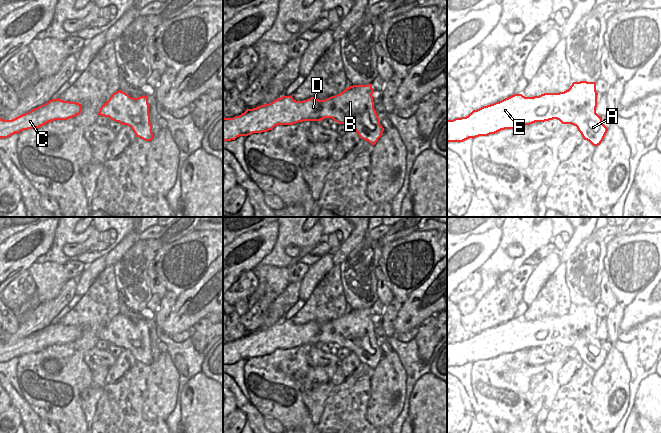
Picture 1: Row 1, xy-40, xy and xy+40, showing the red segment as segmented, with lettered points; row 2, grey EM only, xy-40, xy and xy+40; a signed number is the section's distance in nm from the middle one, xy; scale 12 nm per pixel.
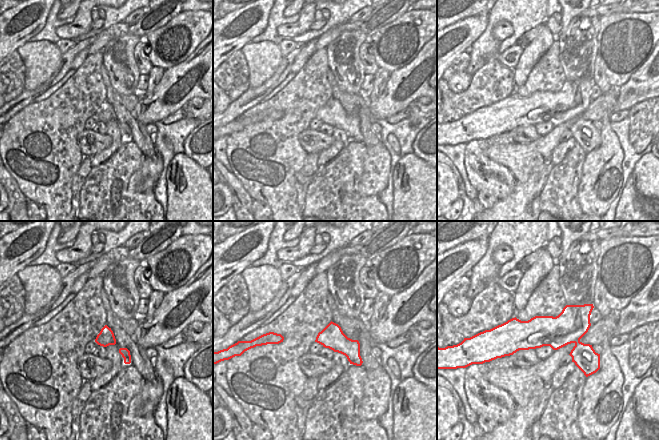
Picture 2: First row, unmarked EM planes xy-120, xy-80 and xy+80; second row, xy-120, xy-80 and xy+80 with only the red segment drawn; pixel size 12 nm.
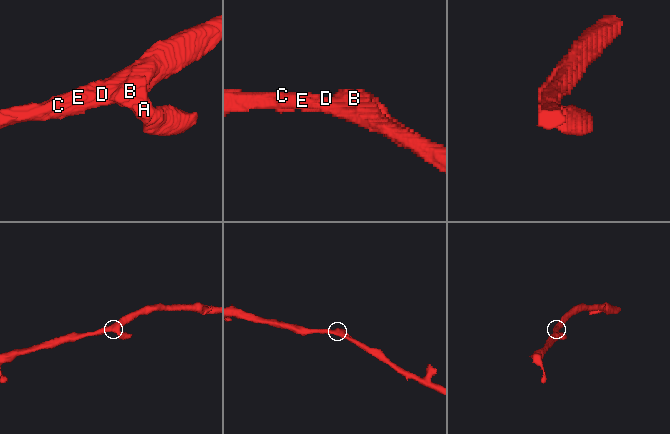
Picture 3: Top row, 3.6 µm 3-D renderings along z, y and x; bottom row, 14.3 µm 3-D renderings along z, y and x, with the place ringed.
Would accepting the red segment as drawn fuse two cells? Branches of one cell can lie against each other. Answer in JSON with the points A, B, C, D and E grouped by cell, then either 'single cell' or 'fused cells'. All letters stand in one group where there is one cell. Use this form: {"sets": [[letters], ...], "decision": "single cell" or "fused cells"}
{"sets": [["A", "B", "C", "D", "E"]], "decision": "single cell"}

